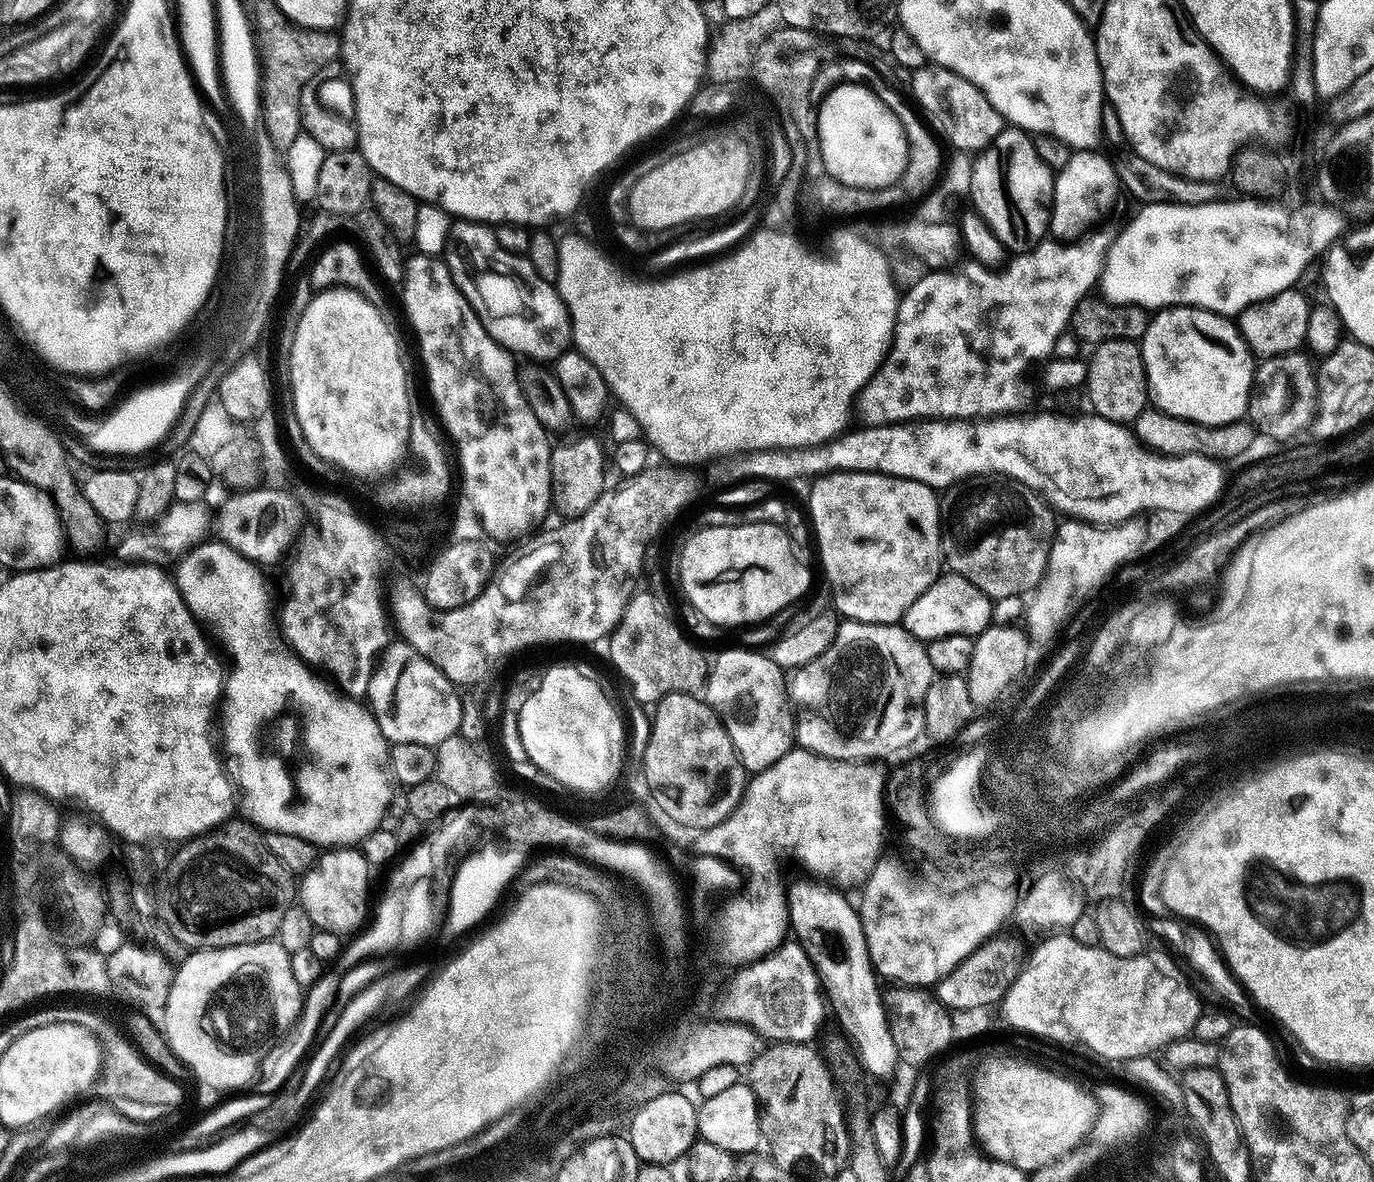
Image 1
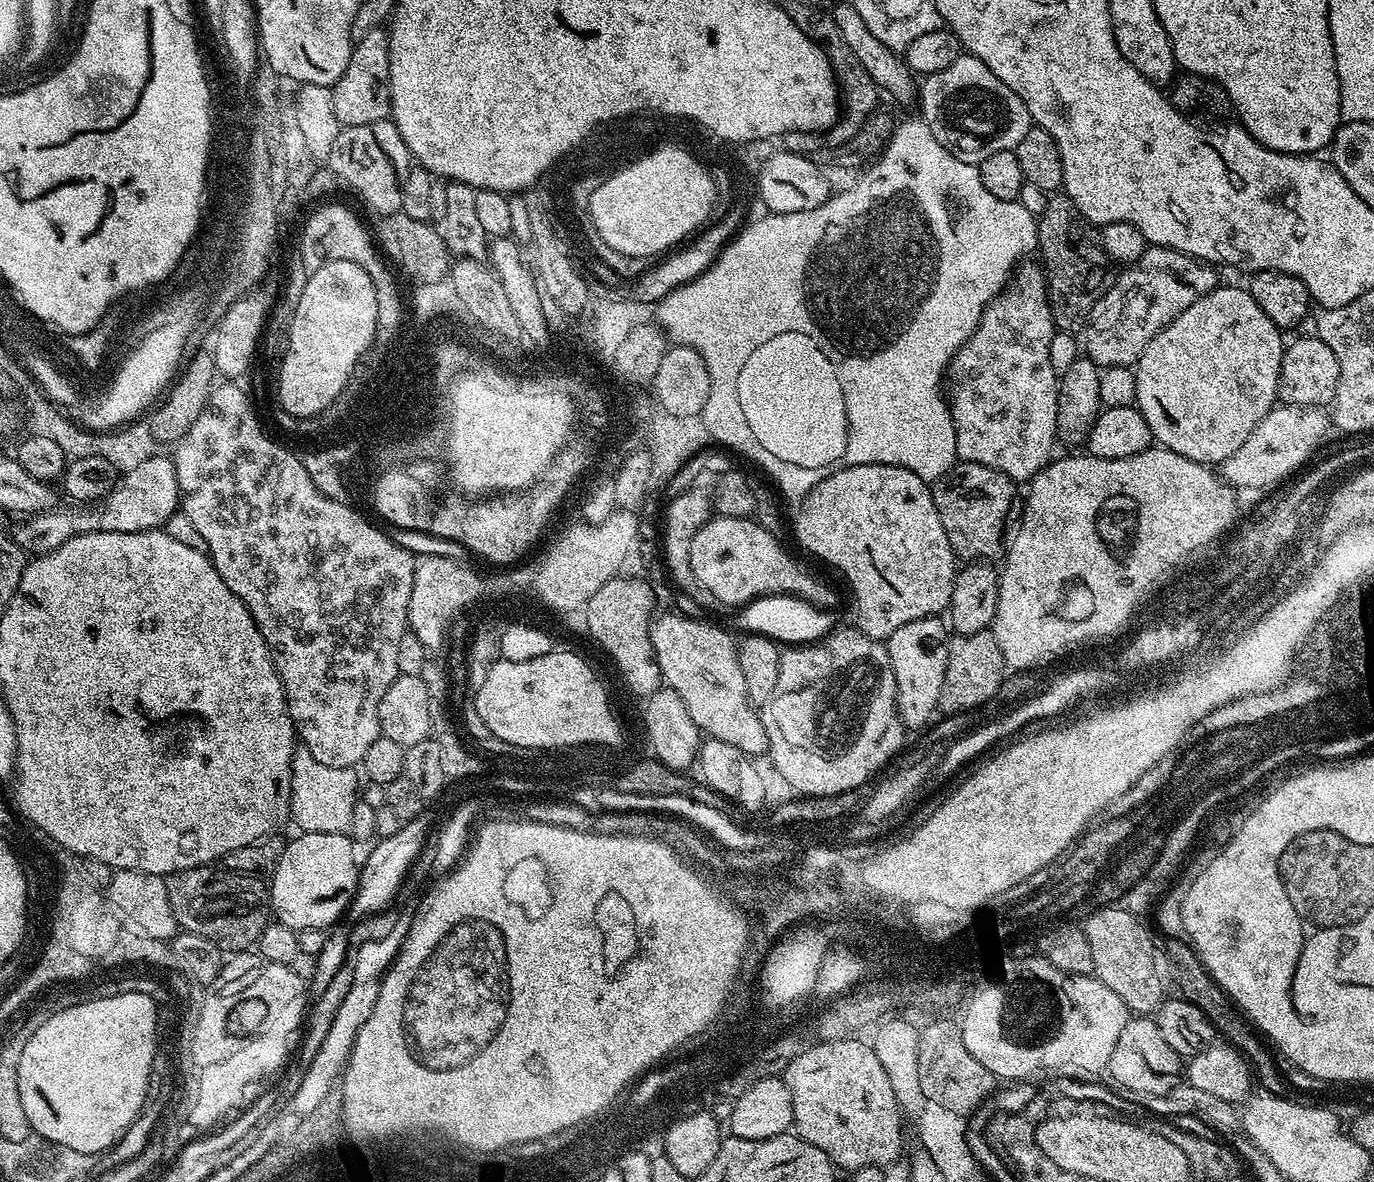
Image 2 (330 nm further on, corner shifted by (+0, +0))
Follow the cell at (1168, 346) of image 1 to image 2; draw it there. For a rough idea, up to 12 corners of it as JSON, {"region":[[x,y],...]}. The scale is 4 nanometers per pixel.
{"region":[[1218,286],[1134,365],[1153,441],[1223,464],[1278,400],[1286,340]]}

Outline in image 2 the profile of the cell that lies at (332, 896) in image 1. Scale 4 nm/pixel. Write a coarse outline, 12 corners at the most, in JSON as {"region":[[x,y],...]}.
{"region":[[300,832],[270,877],[275,919],[331,929],[360,881],[352,837]]}

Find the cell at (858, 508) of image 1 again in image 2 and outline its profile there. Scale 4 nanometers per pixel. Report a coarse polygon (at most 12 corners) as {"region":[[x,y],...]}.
{"region":[[855,464],[797,508],[854,624],[947,609],[958,557],[929,481]]}

